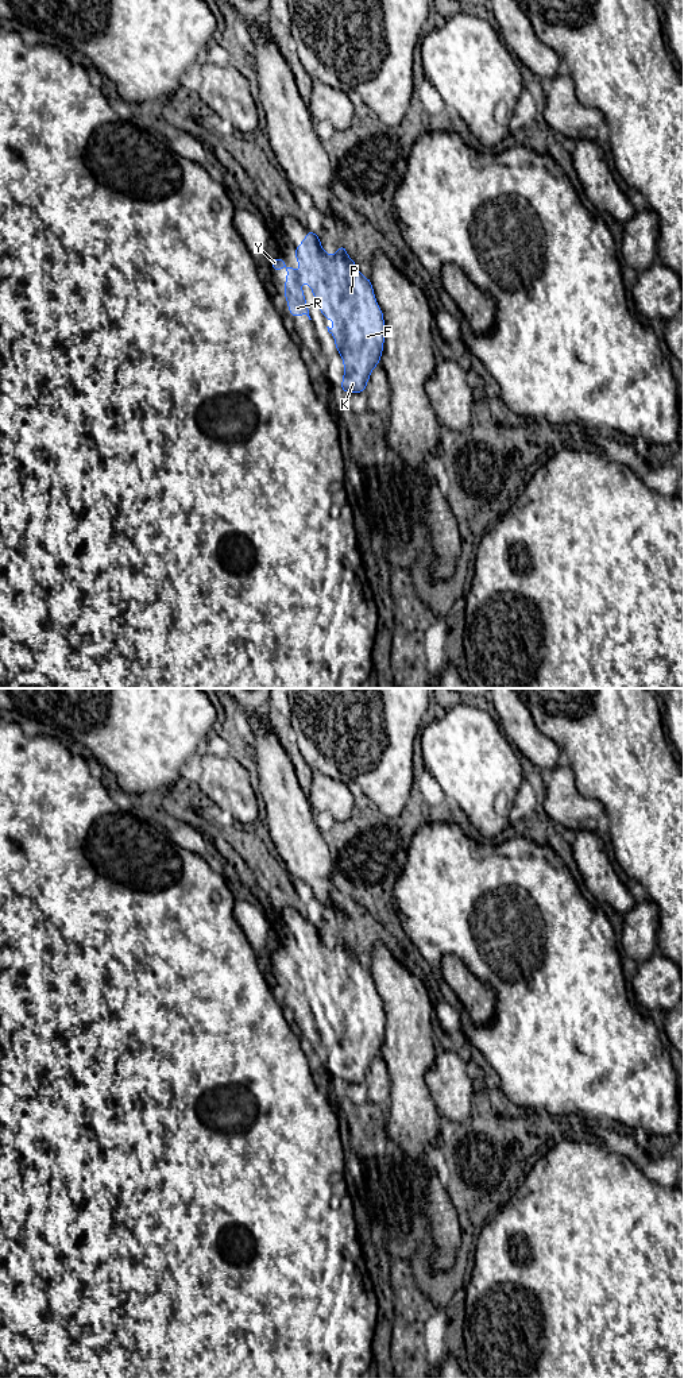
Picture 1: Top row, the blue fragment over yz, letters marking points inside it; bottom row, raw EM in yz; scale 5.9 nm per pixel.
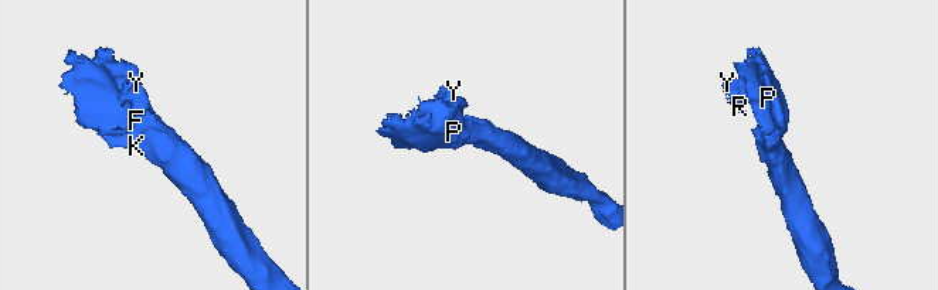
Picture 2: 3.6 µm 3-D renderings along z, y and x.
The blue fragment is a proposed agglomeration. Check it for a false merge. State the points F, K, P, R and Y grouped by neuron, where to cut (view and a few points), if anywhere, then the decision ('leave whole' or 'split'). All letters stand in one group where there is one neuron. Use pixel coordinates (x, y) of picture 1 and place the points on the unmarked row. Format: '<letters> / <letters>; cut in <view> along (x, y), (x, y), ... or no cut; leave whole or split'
F K P R Y; no cut; leave whole

